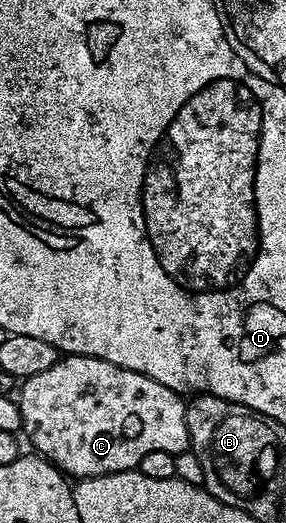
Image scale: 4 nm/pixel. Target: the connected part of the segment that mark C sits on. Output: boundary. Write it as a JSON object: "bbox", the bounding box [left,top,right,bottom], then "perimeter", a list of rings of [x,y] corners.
{"bbox":[18,354,189,478],"perimeter":[[[68,354],[57,359],[50,370],[29,376],[21,384],[24,385],[20,388],[18,403],[23,435],[28,435],[29,442],[36,447],[33,449],[39,455],[52,461],[69,478],[130,472],[139,469],[142,458],[153,450],[174,453],[189,451],[188,410],[185,401],[180,401],[183,400],[181,393],[162,386],[162,382],[140,372],[93,356]]]}

